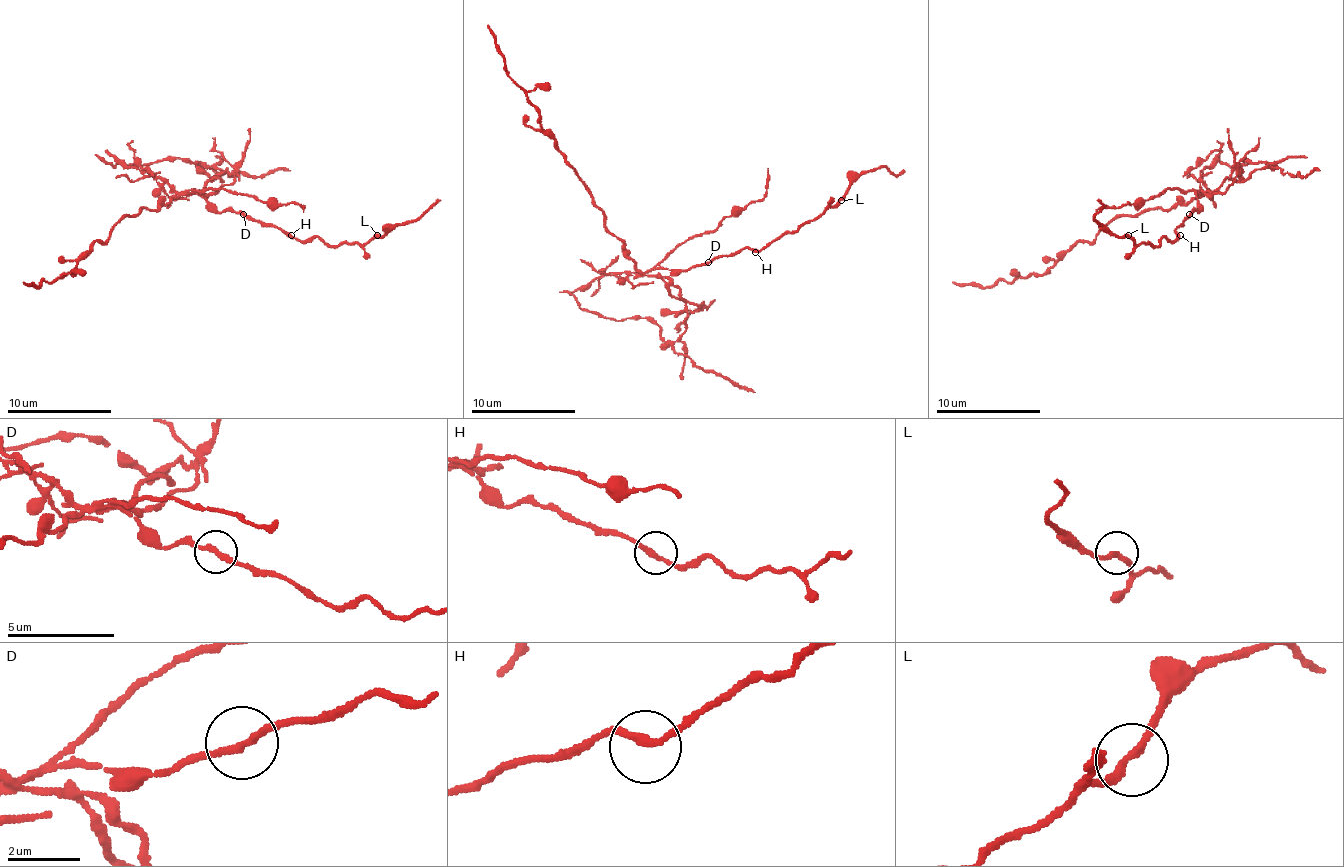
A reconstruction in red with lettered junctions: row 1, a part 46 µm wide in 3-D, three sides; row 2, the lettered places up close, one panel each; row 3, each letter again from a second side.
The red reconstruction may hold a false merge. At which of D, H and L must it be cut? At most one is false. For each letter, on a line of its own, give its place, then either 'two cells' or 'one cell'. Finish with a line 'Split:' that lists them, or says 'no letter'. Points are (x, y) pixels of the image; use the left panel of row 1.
D: (243, 214) | two cells
H: (291, 235) | one cell
L: (377, 235) | one cell
Split: D

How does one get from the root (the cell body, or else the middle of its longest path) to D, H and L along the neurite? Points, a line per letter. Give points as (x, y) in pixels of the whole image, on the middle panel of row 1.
D: (643, 273), (656, 268), (690, 270), (708, 263)
H: (643, 273), (656, 268), (690, 270), (698, 265), (708, 265), (716, 257), (742, 249), (755, 252)
L: (643, 273), (656, 268), (690, 270), (732, 252), (760, 249), (810, 223), (841, 200)

